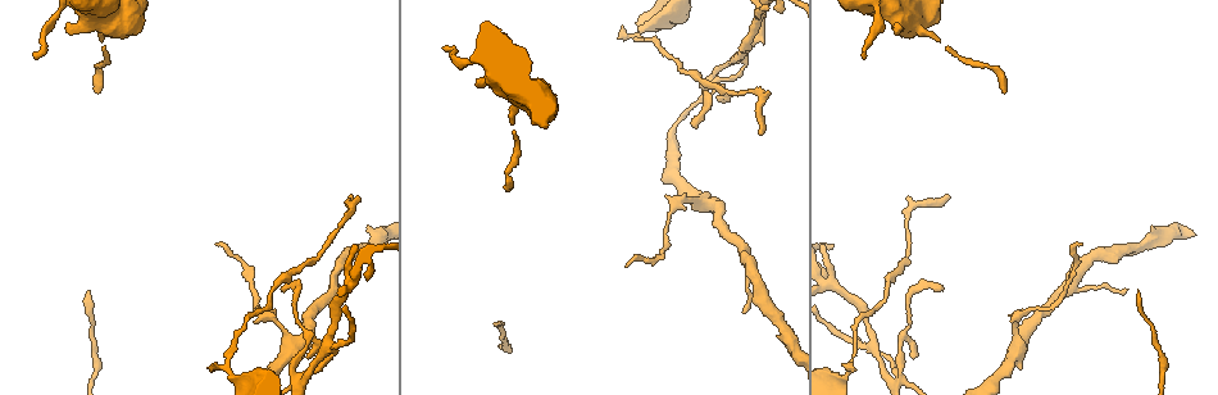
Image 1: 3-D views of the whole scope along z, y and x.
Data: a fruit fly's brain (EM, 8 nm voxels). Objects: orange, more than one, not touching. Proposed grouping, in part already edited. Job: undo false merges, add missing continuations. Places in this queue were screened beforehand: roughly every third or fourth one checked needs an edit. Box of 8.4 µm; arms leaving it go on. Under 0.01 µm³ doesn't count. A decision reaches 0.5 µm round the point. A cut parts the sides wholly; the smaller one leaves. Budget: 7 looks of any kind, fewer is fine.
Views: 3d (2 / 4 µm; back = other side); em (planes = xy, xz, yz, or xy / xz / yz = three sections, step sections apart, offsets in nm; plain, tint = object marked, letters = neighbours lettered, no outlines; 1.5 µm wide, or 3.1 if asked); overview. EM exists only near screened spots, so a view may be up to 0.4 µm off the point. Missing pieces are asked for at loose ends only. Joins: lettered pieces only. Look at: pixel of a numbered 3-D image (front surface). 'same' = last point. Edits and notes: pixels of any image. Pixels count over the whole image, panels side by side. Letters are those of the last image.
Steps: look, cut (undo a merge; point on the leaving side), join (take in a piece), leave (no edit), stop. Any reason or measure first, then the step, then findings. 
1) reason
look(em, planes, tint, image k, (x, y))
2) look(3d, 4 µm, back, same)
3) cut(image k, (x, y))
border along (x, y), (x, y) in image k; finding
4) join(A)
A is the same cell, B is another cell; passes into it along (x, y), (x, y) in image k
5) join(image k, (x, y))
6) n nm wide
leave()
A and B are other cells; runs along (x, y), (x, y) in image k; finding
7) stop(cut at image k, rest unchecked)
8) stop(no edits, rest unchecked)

a narrow waist
look(em, planes, tint, image 1, (296, 378))

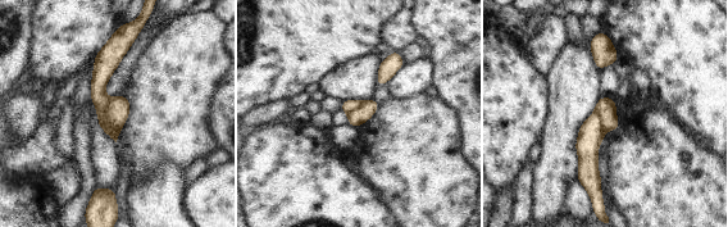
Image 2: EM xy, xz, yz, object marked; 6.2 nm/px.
see the neighbours
look(em, planes, letters, same)

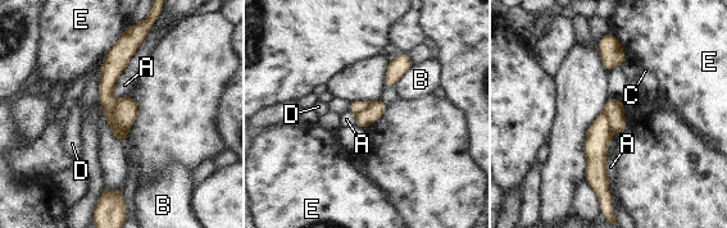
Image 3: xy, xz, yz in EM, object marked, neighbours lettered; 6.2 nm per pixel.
cut(image 3, (108, 80))
A, B, C, D and E are other cells; the part that leaves runs along (136, 39), (107, 82), (108, 118), (121, 136) in image 3; two neurons meet here

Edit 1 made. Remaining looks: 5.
see it whole again
look(overview)

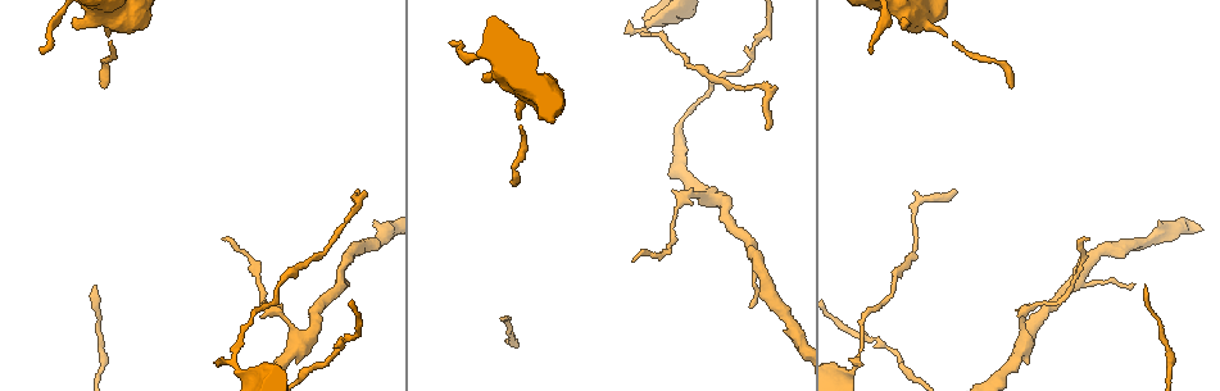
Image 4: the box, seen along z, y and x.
branch stops here
look(em, xy, step 8, tint, image 4, (903, 27))

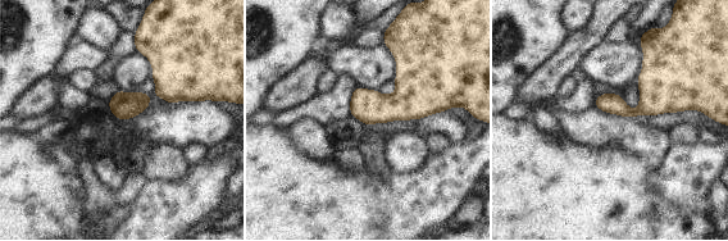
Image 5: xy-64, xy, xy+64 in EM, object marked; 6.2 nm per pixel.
cut it another way
look(em, planes, letters, same)

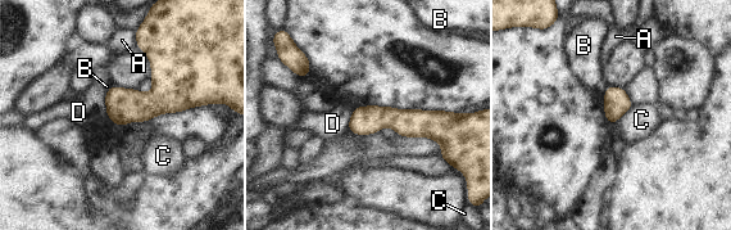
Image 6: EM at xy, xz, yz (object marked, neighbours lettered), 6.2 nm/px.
C touches over 180 nm
leave()
A, B, C and D are other cells; border along (632, 106), (613, 125) in image 6; no lettered piece goes on from it

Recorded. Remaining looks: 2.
stop(cut at image 3, rest unchecked)

